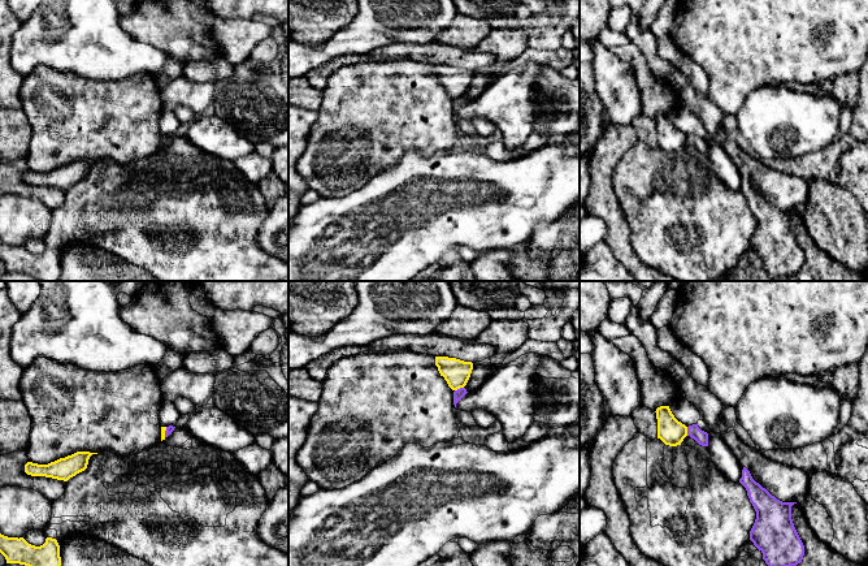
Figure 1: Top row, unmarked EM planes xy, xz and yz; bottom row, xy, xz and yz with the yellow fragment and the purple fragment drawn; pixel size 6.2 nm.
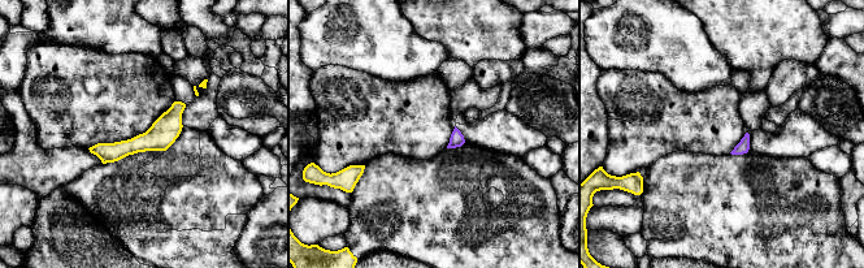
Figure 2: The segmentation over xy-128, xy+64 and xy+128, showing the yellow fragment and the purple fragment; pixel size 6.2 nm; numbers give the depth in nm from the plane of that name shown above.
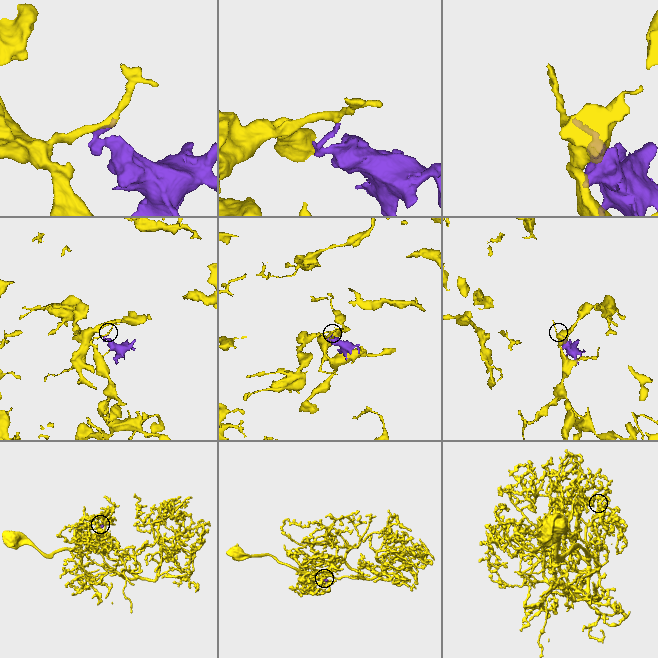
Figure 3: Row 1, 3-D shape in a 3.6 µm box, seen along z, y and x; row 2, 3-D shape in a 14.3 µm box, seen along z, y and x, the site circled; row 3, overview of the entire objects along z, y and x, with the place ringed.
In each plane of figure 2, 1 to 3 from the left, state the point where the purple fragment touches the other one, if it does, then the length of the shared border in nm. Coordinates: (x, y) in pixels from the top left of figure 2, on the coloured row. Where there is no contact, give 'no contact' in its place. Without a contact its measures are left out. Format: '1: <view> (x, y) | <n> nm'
1: no contact
2: no contact
3: no contact

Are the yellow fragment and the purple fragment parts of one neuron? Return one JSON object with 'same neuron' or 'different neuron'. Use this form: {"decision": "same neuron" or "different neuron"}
{"decision": "different neuron"}

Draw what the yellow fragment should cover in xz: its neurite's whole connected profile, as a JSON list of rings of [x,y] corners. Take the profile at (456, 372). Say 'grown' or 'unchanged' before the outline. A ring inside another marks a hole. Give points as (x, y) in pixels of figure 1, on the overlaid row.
unchanged; [[[435,357],[435,366],[452,390],[464,388],[473,370],[472,362],[448,357]]]

